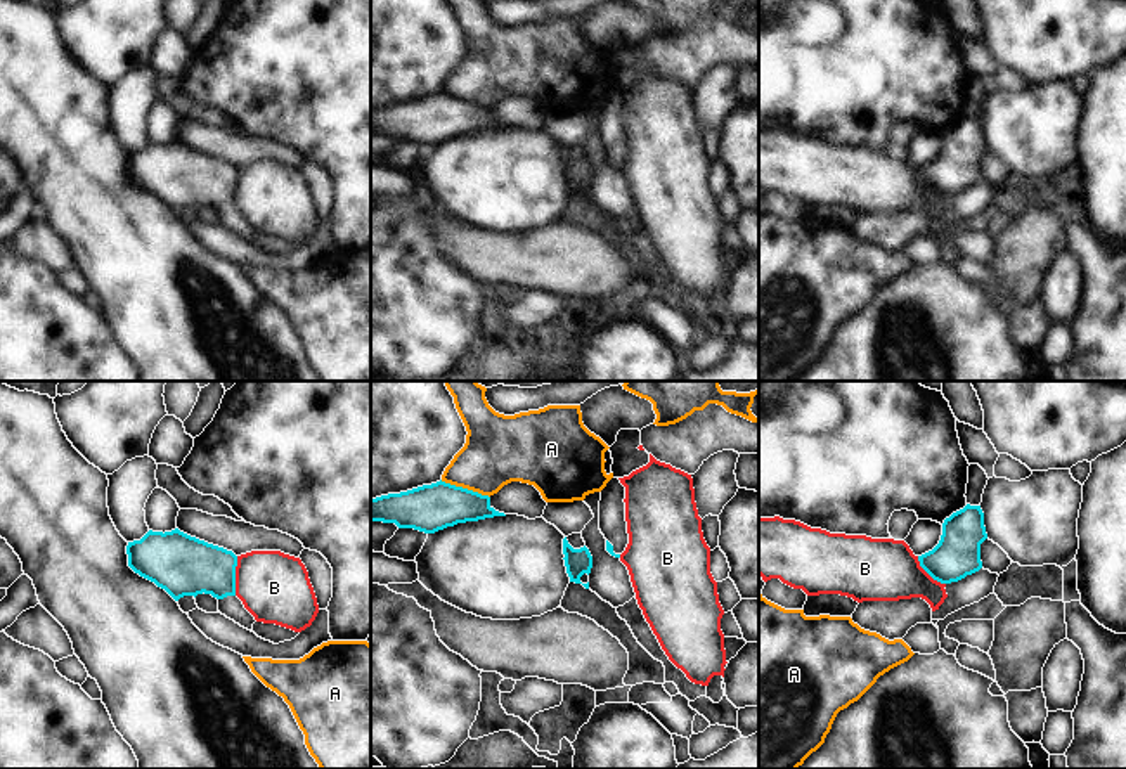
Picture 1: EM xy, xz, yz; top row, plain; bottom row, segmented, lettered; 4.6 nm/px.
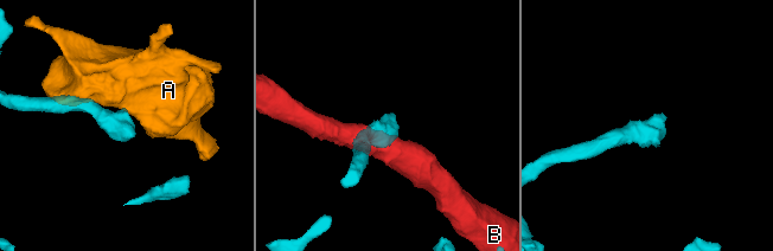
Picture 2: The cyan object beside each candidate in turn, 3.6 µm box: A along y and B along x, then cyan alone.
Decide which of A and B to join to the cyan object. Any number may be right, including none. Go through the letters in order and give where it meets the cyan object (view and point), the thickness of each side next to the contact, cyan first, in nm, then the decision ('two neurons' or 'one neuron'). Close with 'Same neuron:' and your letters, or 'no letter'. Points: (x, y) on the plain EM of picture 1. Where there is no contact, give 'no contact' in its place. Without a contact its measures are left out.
A: xz (465, 101) | 220/320 nm | two neurons
B: xy (234, 187) | 280/320 nm | two neurons
Same neuron: no letter

